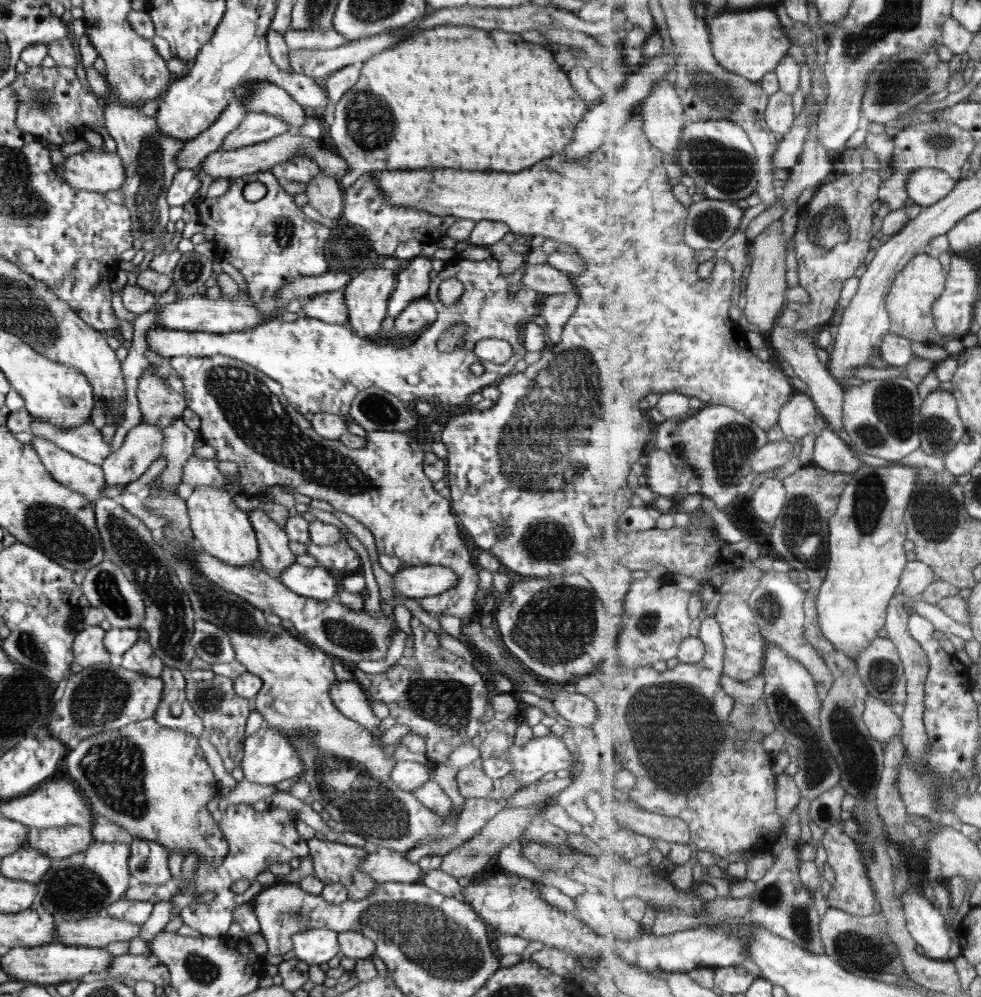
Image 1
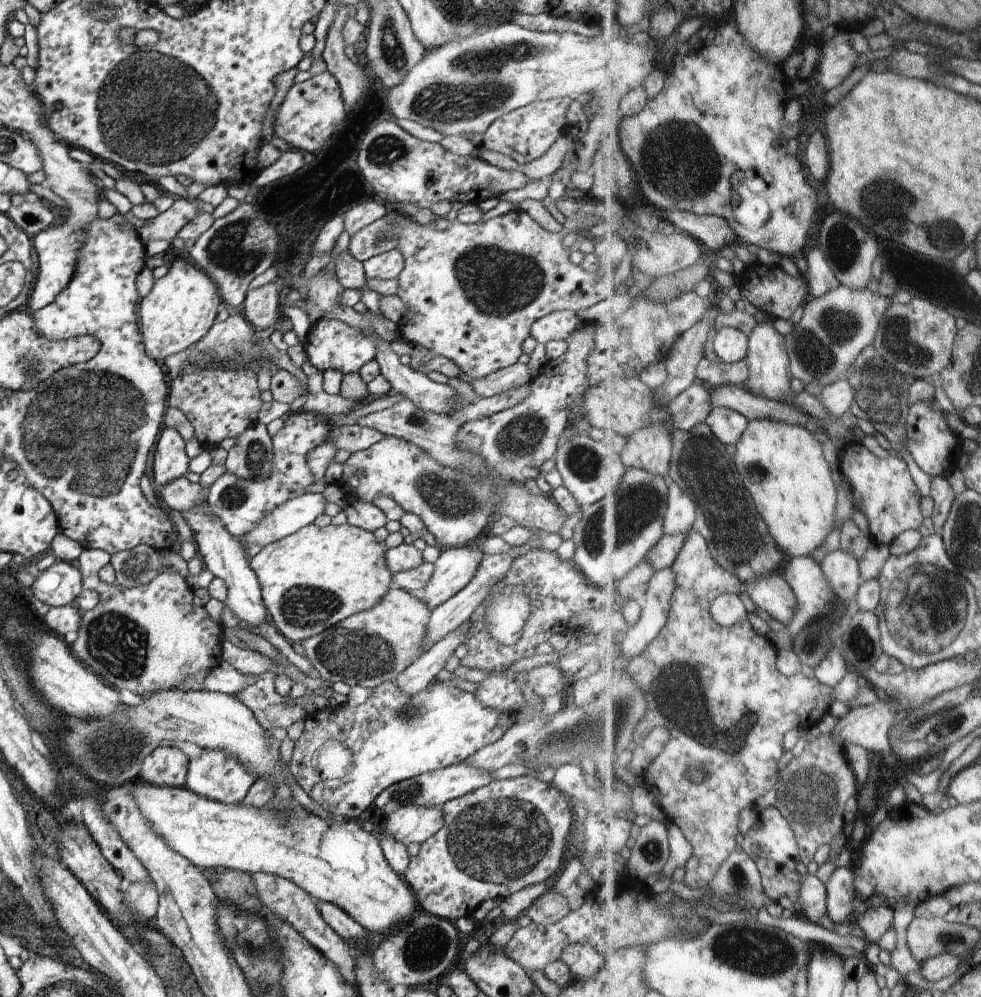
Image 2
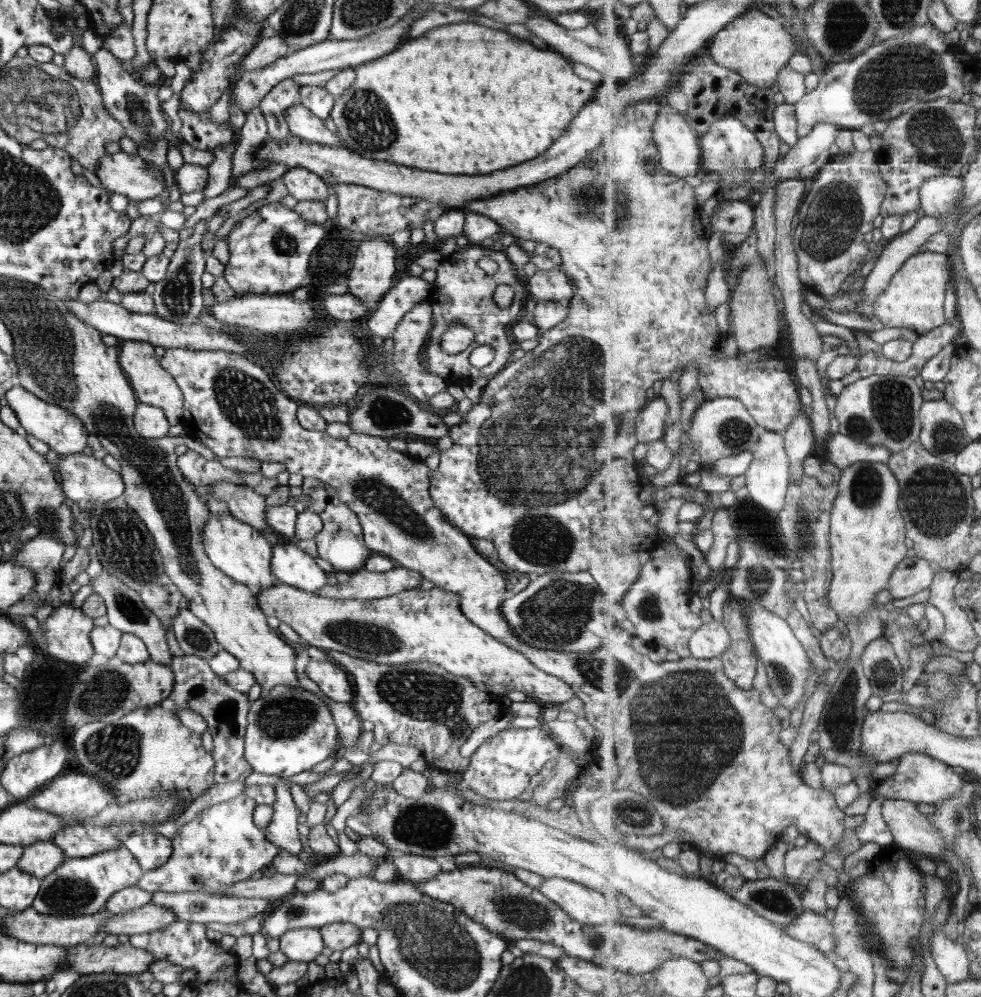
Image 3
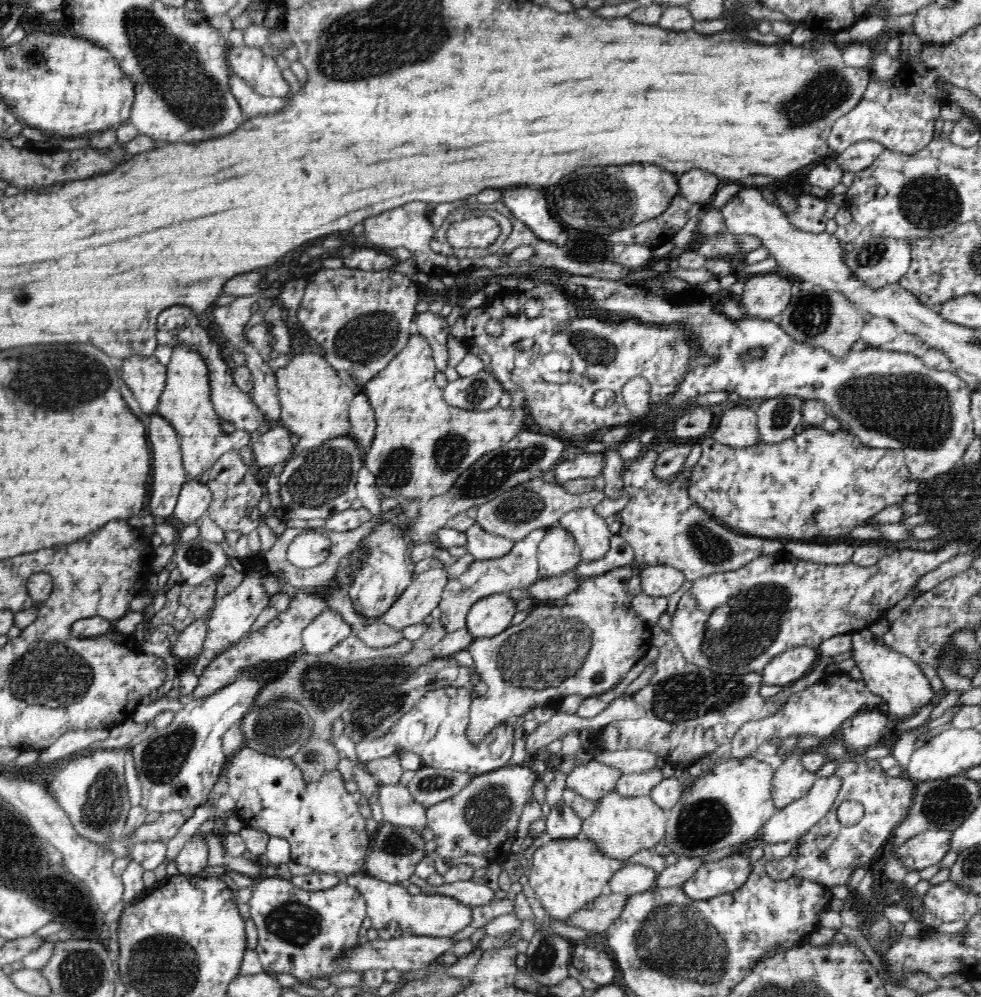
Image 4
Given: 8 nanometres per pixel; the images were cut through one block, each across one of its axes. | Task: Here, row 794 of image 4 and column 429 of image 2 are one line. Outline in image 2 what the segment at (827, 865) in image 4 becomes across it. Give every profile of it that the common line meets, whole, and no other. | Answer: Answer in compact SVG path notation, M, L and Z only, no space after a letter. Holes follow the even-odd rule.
M540 775L517 776L516 778L508 778L505 780L495 779L493 782L483 785L477 790L472 790L472 792L468 792L466 795L446 802L441 808L442 812L444 812L444 826L442 826L439 832L436 832L434 836L428 838L426 842L421 845L419 853L415 857L410 858L409 867L406 869L406 872L402 874L402 878L414 893L421 911L436 918L442 918L442 920L453 923L462 917L472 916L484 901L496 898L504 900L508 896L523 890L526 886L543 882L550 878L557 869L560 869L567 855L567 840L571 834L575 811L572 808L572 804L570 804L570 798L560 792L552 783L546 783Z

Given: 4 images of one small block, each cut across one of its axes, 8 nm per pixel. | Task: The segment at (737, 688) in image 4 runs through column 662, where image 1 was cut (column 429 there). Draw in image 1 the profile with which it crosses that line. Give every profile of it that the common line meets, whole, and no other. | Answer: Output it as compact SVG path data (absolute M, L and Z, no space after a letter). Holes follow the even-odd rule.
M411 618L410 627L414 634L414 660L420 664L419 671L408 669L399 663L388 667L384 672L377 674L364 673L360 668L354 665L353 678L356 680L370 701L378 700L384 702L389 708L389 714L396 720L396 724L407 726L410 732L418 734L425 738L427 744L426 756L435 764L433 779L450 797L456 813L464 810L464 800L468 798L490 798L490 800L510 800L514 794L524 790L526 785L520 785L511 774L505 776L504 780L491 779L488 777L481 764L488 757L502 757L506 754L510 746L510 735L500 734L500 721L492 719L484 722L484 712L487 710L487 689L482 674L458 655L442 649L438 636L428 629L422 622L416 618Z

